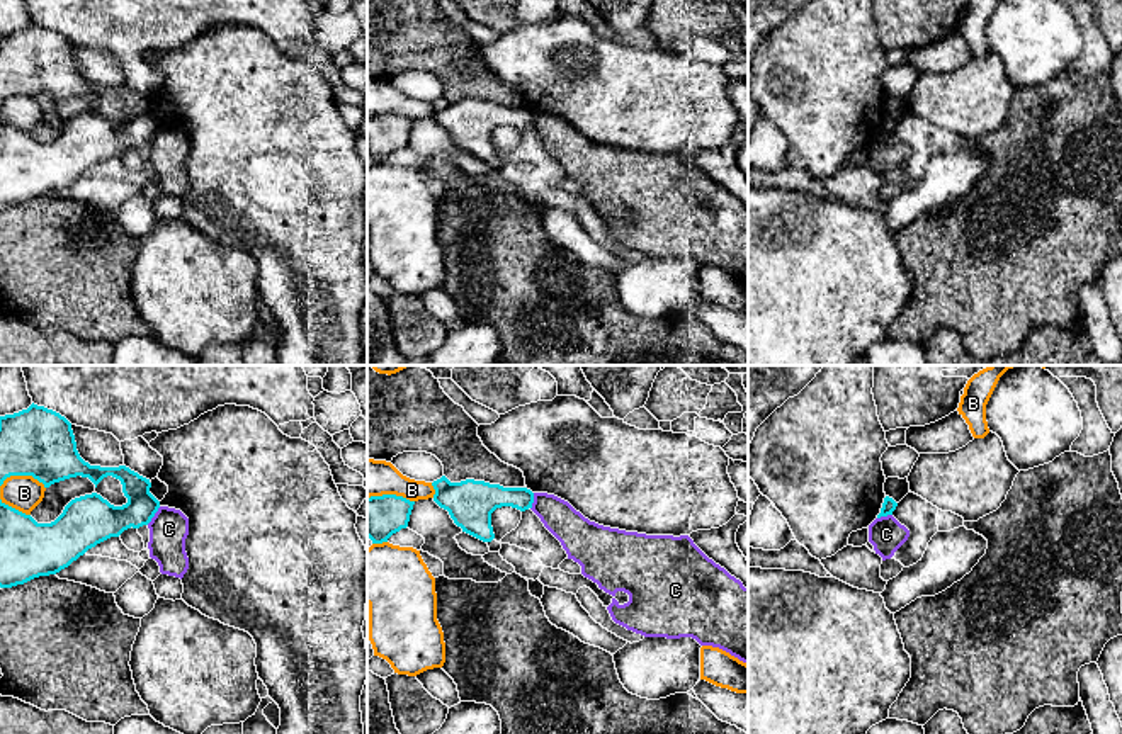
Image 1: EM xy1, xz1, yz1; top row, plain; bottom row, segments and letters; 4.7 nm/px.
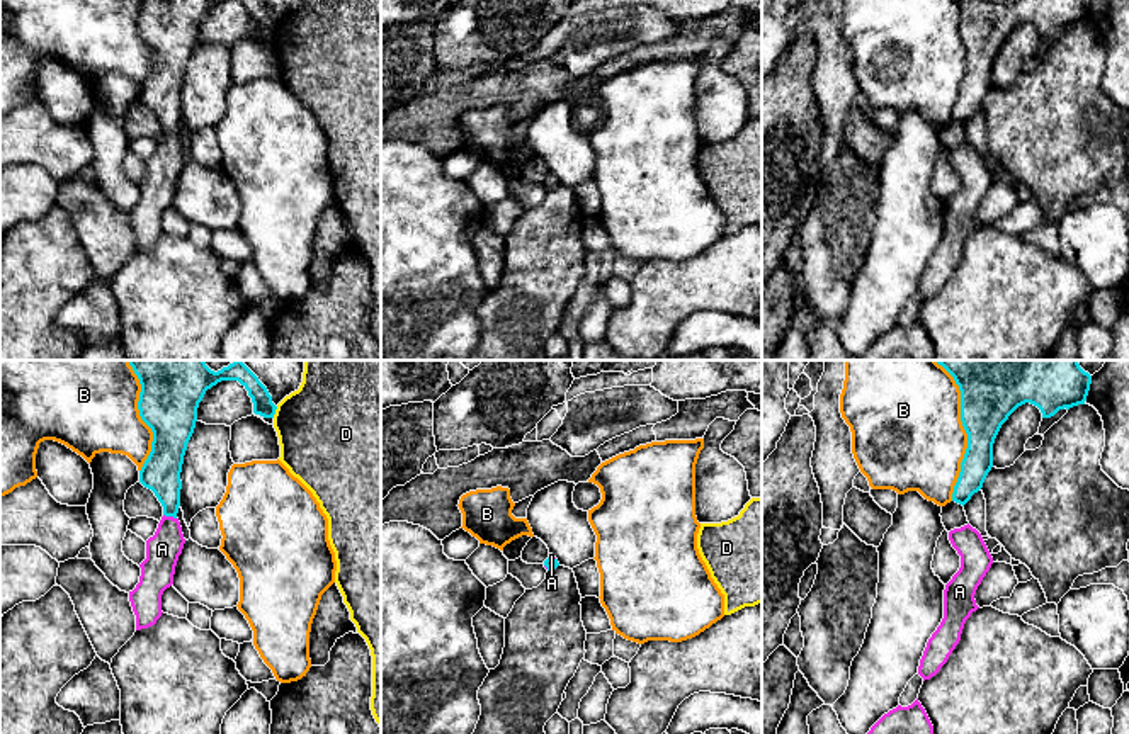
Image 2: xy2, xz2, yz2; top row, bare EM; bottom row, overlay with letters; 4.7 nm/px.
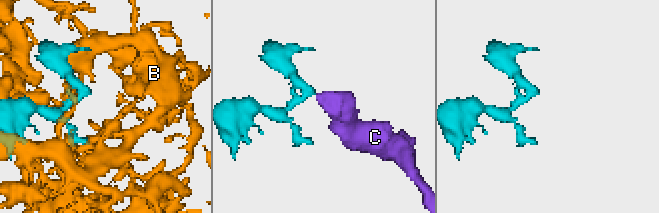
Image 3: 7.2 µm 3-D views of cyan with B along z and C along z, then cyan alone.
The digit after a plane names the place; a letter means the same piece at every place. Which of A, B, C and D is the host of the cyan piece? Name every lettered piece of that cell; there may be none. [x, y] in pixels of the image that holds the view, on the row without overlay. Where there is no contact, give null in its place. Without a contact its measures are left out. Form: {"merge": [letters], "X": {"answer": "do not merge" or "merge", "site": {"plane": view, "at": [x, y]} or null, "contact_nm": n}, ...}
{"merge": ["A"], "A": {"answer": "merge", "site": {"plane": "xy2", "at": [170, 135]}, "contact_nm": 70}, "B": {"answer": "do not merge", "site": {"plane": "yz2", "at": [968, 60]}, "contact_nm": 550}, "C": {"answer": "do not merge", "site": {"plane": "xy1", "at": [153, 135]}, "contact_nm": 110}, "D": {"answer": "do not merge", "site": {"plane": "xy2", "at": [274, 31]}, "contact_nm": 60}}

